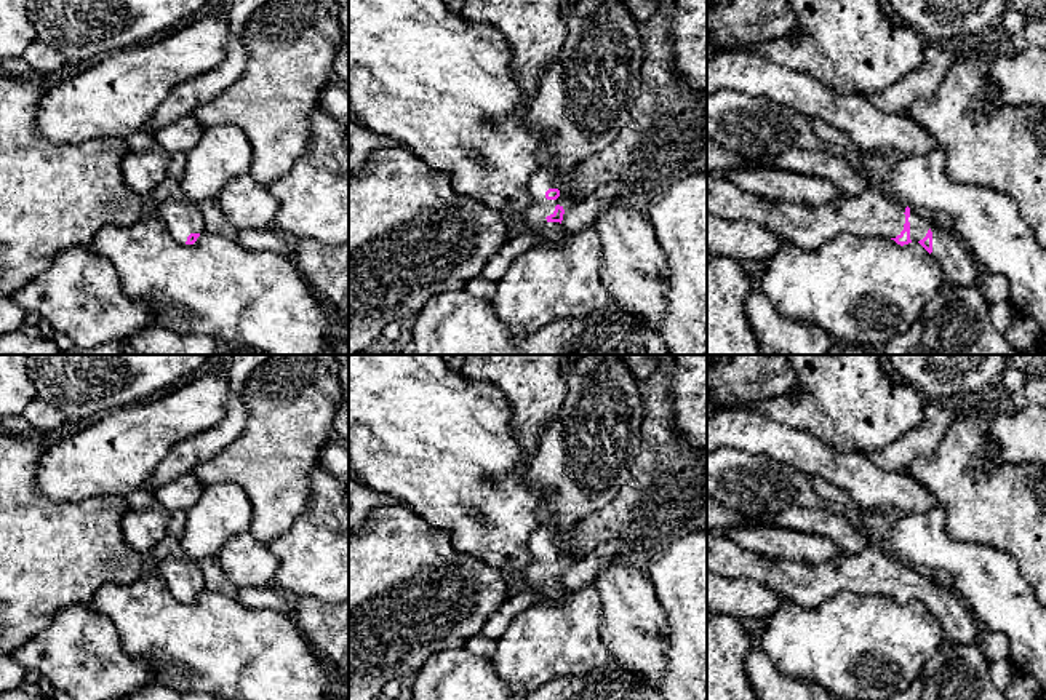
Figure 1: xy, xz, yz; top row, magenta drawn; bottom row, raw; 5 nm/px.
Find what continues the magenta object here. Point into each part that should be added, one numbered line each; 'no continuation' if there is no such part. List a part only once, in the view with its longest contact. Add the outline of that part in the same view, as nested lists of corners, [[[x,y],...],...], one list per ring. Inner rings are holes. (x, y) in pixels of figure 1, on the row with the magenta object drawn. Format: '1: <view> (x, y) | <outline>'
1: yz (872, 213) | [[[707,171],[707,216],[755,221],[776,233],[782,245],[800,249],[817,249],[843,233],[896,238],[904,230],[905,208],[873,184],[856,197],[841,193],[812,208],[757,197],[725,174]]]

